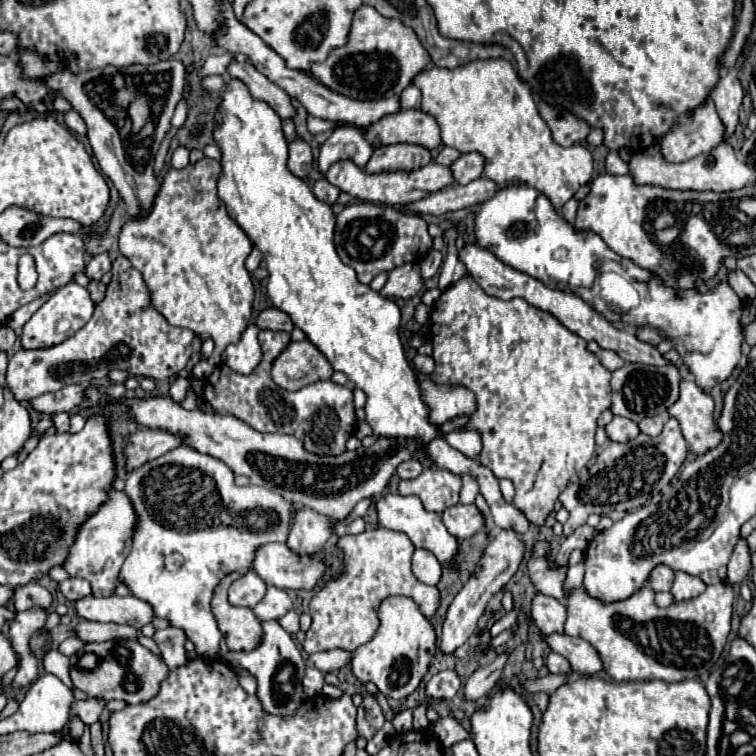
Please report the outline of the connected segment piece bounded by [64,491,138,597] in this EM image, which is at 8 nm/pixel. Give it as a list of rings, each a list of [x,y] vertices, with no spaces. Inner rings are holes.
[[[110,491],[110,499],[80,527],[64,569],[70,577],[86,579],[92,585],[94,597],[110,597],[114,595],[116,585],[120,585],[120,569],[132,547],[136,519],[138,517],[128,495],[124,491]]]

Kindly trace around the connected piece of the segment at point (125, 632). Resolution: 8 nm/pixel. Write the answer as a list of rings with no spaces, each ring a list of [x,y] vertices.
[[[82,621],[76,625],[76,635],[88,643],[88,641],[110,641],[110,639],[136,639],[138,629],[132,629],[130,625],[116,625],[116,623],[94,623],[94,621]]]

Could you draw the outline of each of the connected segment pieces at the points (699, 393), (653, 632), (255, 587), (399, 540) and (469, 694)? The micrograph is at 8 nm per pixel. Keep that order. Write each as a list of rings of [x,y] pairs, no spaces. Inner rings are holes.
[[[688,377],[680,385],[680,399],[670,407],[670,415],[678,419],[688,449],[694,455],[700,457],[722,441],[714,421],[714,399]]]
[[[728,583],[708,585],[700,597],[672,603],[666,609],[660,609],[654,603],[654,591],[650,587],[642,587],[632,597],[628,597],[628,601],[614,601],[614,603],[598,601],[598,617],[596,625],[592,625],[592,631],[566,631],[566,633],[588,641],[598,651],[604,671],[614,681],[662,679],[672,683],[682,679],[698,679],[702,675],[708,675],[710,667],[718,661],[726,645],[730,633],[732,603],[734,593]],[[644,625],[646,625],[646,647],[640,641]]]
[[[248,571],[244,577],[234,581],[228,589],[228,601],[236,607],[254,607],[266,591],[266,583],[260,581],[260,577],[252,571]]]
[[[378,527],[374,531],[362,531],[358,535],[342,535],[338,547],[344,555],[344,571],[324,583],[324,587],[310,601],[312,625],[306,631],[302,643],[306,653],[326,651],[326,649],[348,649],[354,651],[368,643],[380,625],[376,609],[380,603],[392,595],[404,595],[416,601],[418,609],[426,619],[430,619],[440,605],[440,591],[436,587],[420,583],[412,569],[410,559],[414,553],[412,541],[404,533],[388,531]]]
[[[500,653],[490,665],[480,667],[472,673],[472,677],[468,679],[466,689],[464,689],[464,695],[468,701],[480,701],[492,691],[492,687],[496,685],[496,681],[502,675],[506,659],[508,659],[508,653]]]

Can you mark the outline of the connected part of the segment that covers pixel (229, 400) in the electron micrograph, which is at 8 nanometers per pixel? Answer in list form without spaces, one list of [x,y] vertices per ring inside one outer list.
[[[262,331],[264,359],[250,375],[238,375],[228,365],[218,365],[204,383],[204,399],[216,413],[228,413],[242,419],[246,425],[260,433],[288,433],[304,441],[304,447],[316,455],[340,455],[346,451],[346,441],[354,433],[356,415],[352,403],[352,389],[336,385],[332,381],[320,381],[304,387],[302,391],[282,391],[270,377],[274,359],[290,343],[290,335],[284,331]]]

